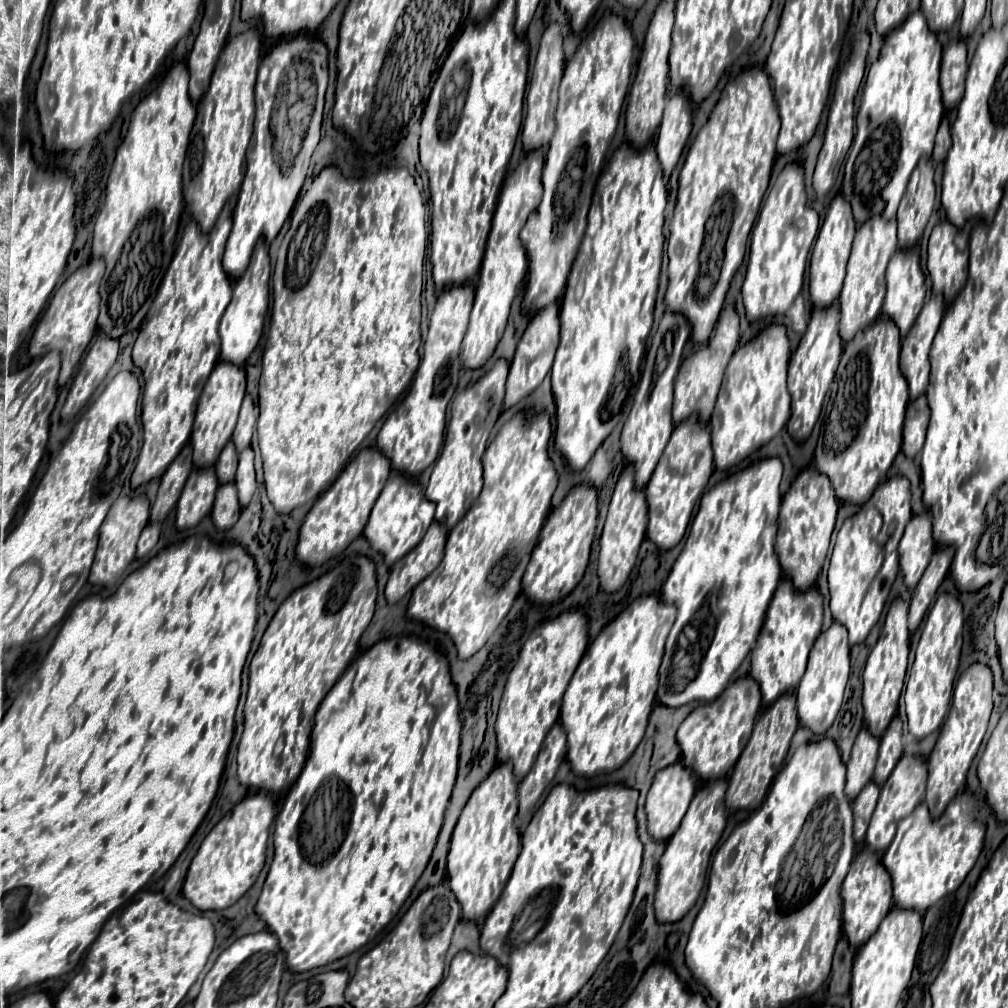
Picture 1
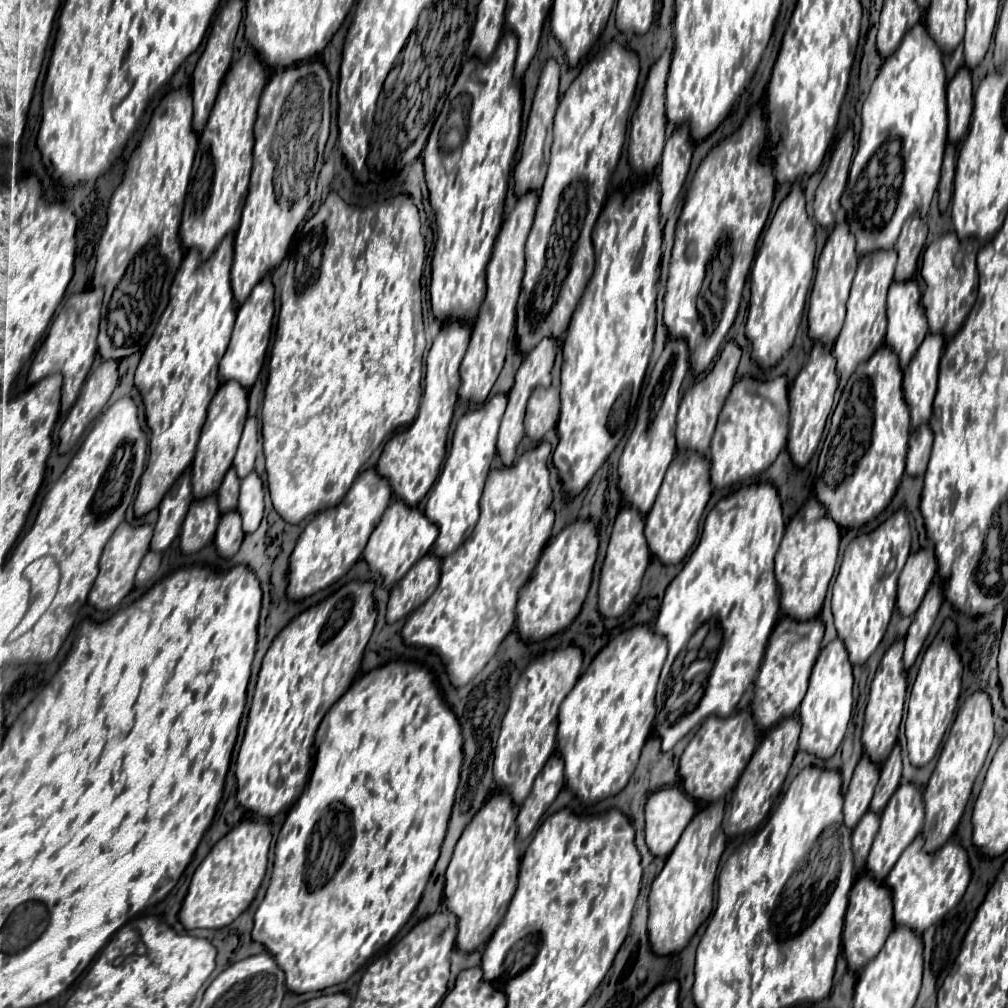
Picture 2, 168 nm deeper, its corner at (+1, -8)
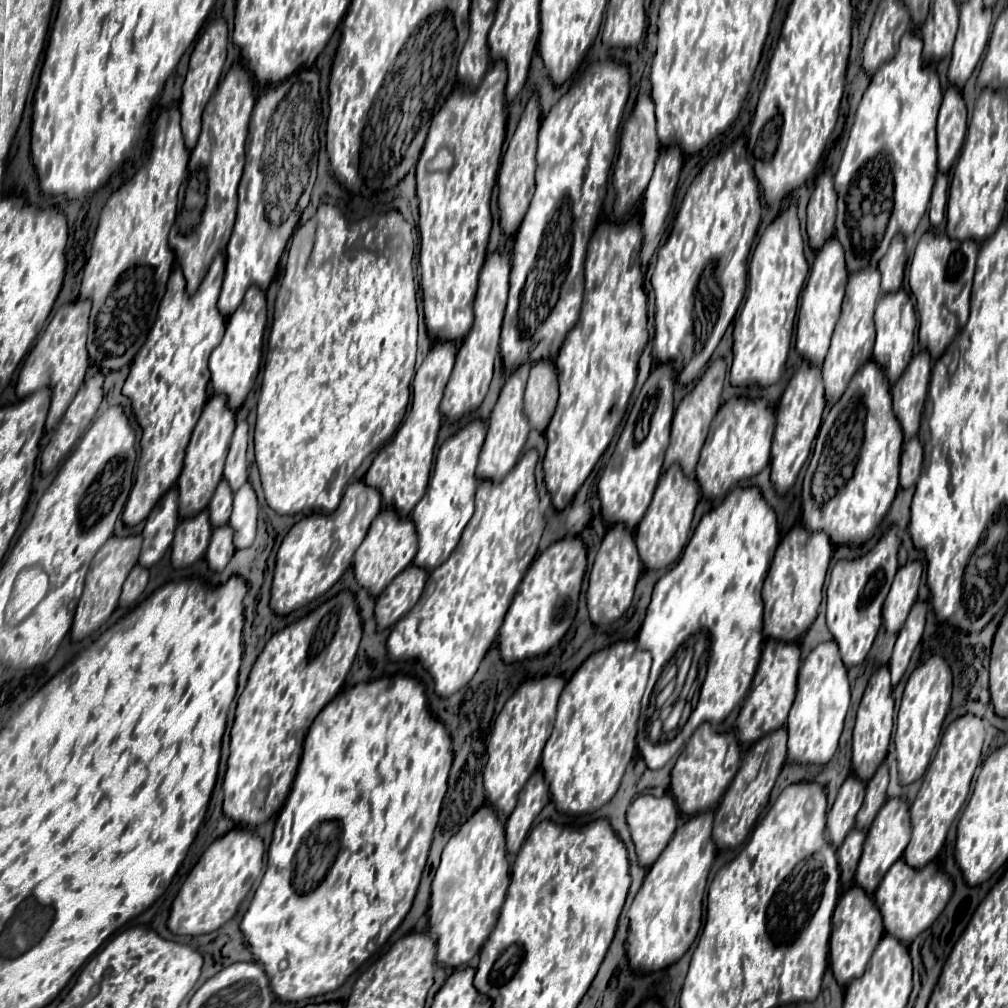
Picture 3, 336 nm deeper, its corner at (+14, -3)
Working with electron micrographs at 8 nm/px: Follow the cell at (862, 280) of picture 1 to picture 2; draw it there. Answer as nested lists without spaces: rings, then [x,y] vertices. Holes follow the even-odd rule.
[[[879,250],[863,256],[859,260],[857,276],[853,280],[851,296],[847,302],[847,318],[845,326],[833,346],[833,356],[837,360],[837,374],[843,380],[849,380],[849,376],[855,372],[855,368],[869,360],[873,352],[883,344],[885,340],[885,330],[887,330],[887,316],[885,316],[885,300],[887,300],[887,290],[889,284],[893,282],[893,270],[897,262],[897,252],[889,250]]]

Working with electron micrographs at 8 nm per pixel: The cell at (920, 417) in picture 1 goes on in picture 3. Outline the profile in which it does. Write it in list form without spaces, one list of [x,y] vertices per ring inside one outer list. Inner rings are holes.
[[[912,437],[904,443],[902,449],[902,457],[900,457],[900,485],[902,487],[910,487],[916,483],[916,479],[920,477],[920,469],[922,469],[922,443],[918,441],[918,437]]]

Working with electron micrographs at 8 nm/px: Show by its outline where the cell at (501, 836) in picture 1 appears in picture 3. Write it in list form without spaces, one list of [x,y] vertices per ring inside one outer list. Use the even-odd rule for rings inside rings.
[[[482,805],[446,843],[440,867],[432,881],[428,923],[438,937],[440,963],[458,967],[480,951],[500,915],[508,883],[510,865],[506,859],[504,825],[490,805]]]

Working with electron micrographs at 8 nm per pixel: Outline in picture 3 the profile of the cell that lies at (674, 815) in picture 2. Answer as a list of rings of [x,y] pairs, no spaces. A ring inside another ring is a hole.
[[[666,793],[662,797],[654,797],[654,795],[640,795],[638,799],[632,801],[632,805],[628,807],[626,813],[626,821],[630,825],[630,833],[632,833],[632,841],[636,845],[636,855],[638,855],[638,863],[642,867],[652,867],[652,863],[658,859],[658,855],[664,851],[664,847],[668,845],[668,841],[672,839],[676,827],[678,827],[678,807],[674,803],[674,799]]]

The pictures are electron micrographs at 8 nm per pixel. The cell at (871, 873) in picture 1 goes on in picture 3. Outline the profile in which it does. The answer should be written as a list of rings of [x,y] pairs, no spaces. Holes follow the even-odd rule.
[[[862,887],[848,889],[836,905],[832,917],[832,935],[830,935],[830,963],[834,977],[842,987],[846,987],[848,981],[864,973],[864,967],[882,935],[884,935],[884,927],[882,927],[880,911],[874,905],[872,897]]]

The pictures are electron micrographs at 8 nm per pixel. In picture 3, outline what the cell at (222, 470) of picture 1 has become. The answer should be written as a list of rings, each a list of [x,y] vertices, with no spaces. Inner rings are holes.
[[[222,479],[214,491],[214,497],[208,503],[208,511],[210,511],[210,523],[214,527],[220,527],[224,523],[228,523],[228,515],[232,511],[232,489],[228,485],[226,479]]]

